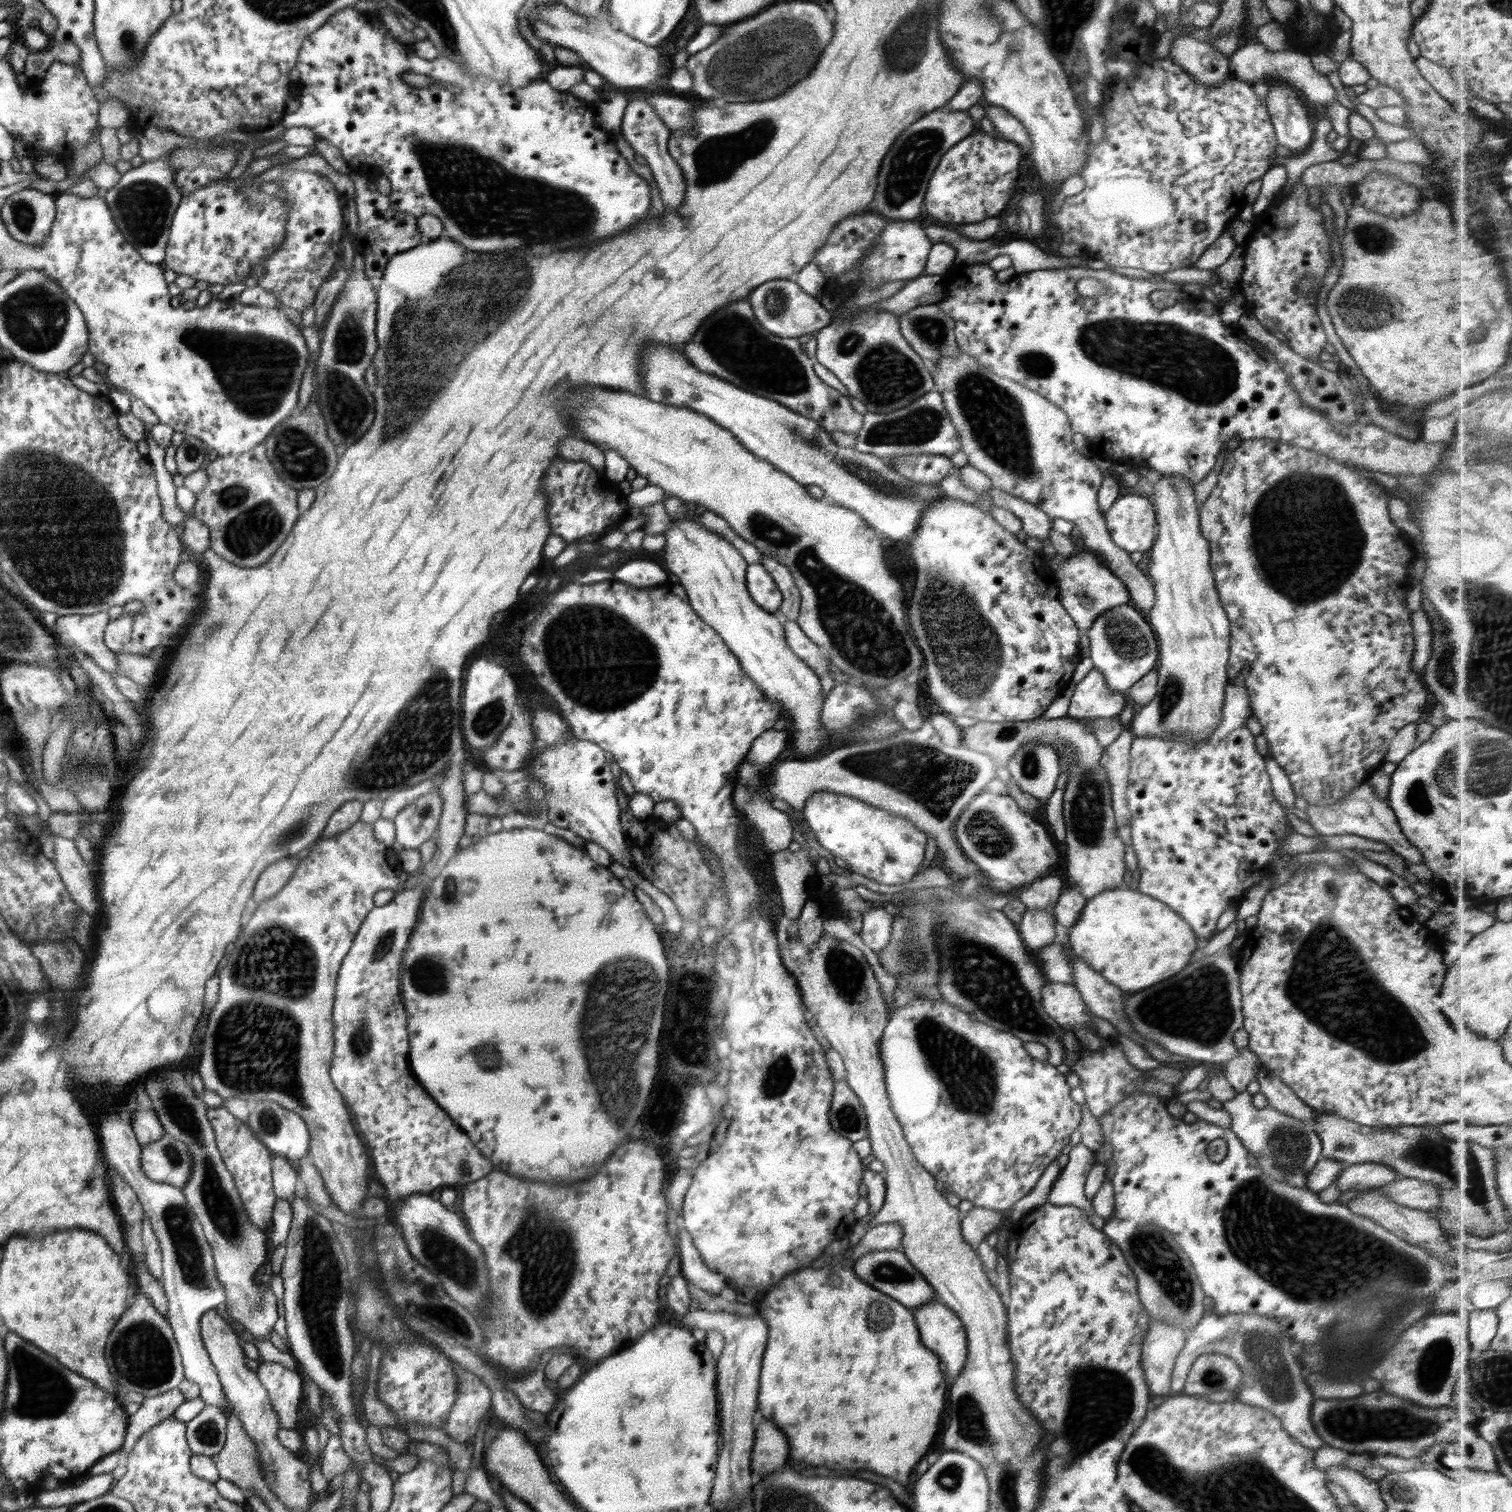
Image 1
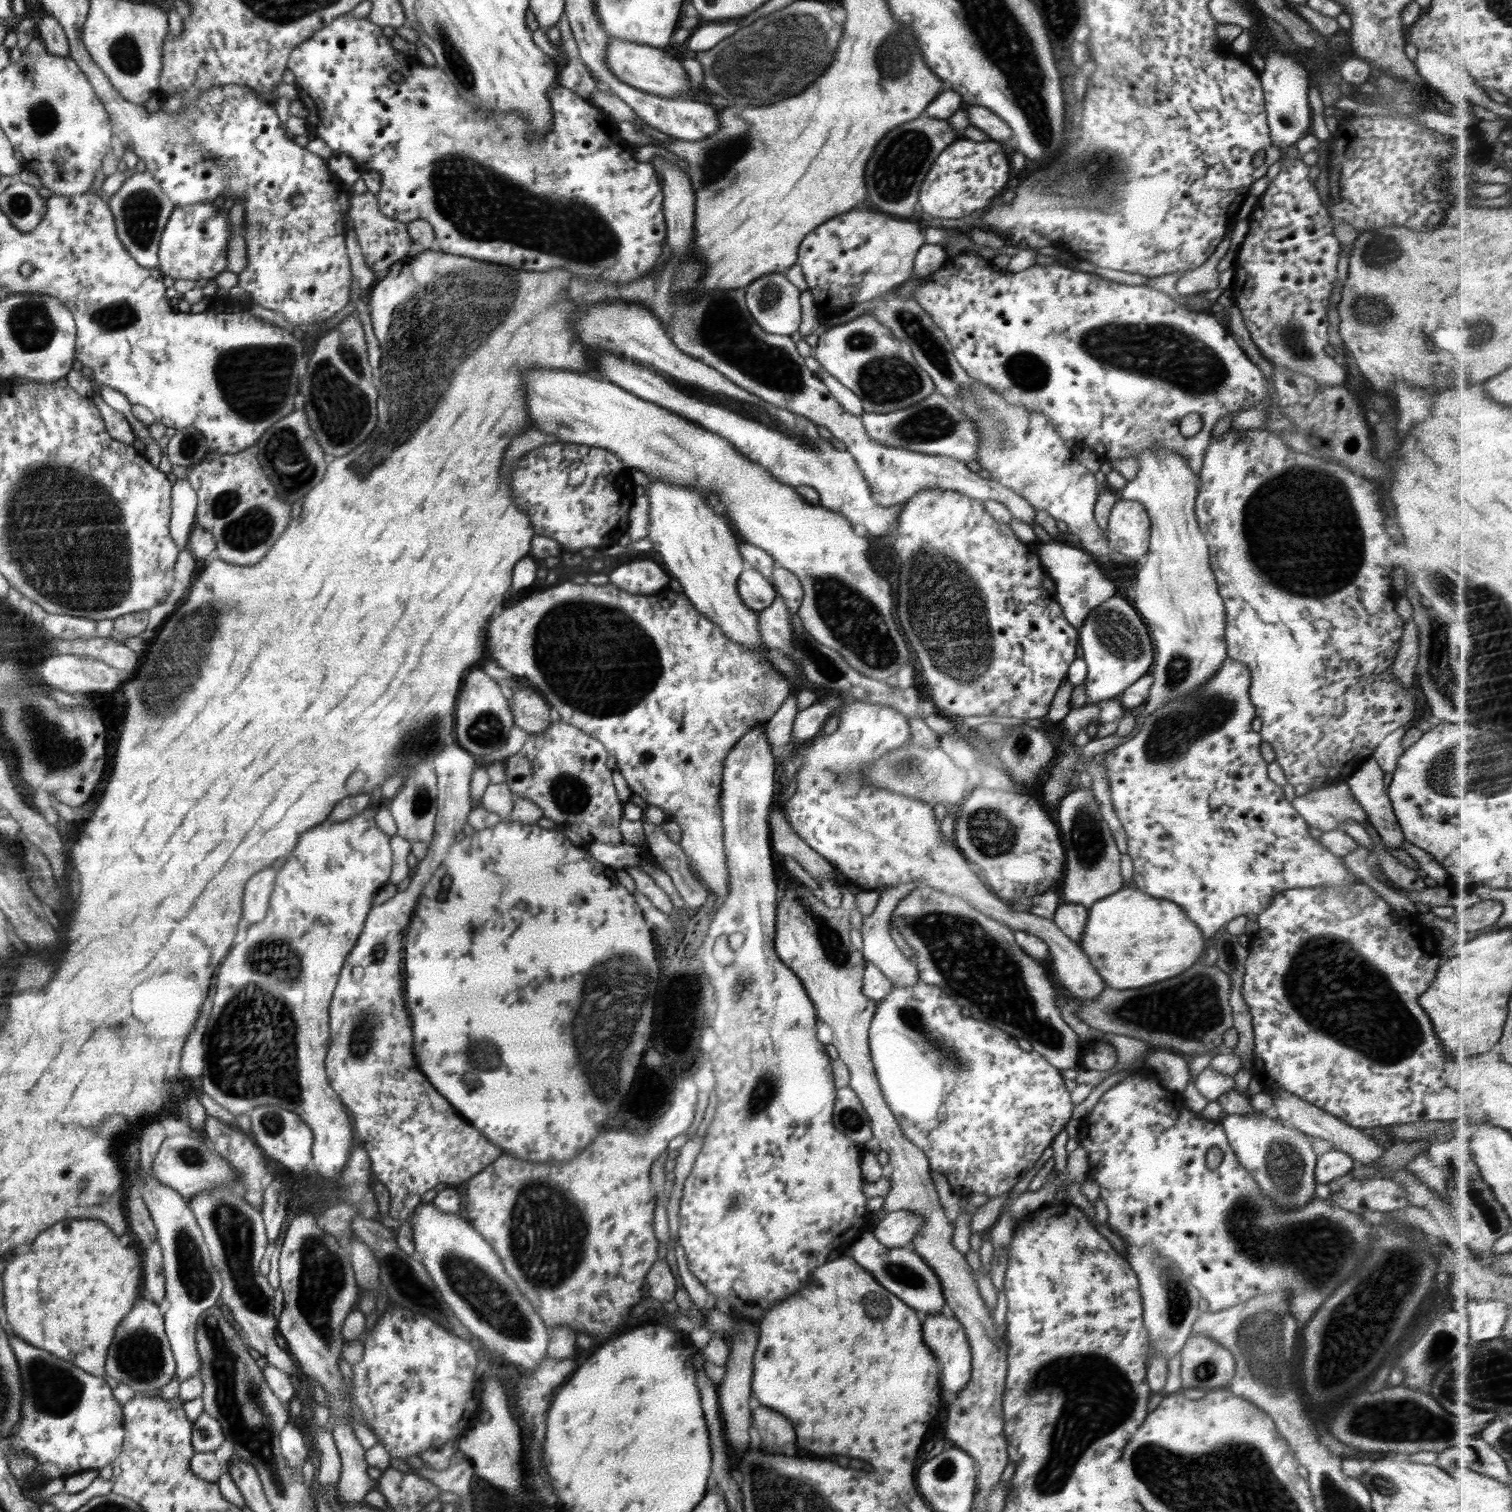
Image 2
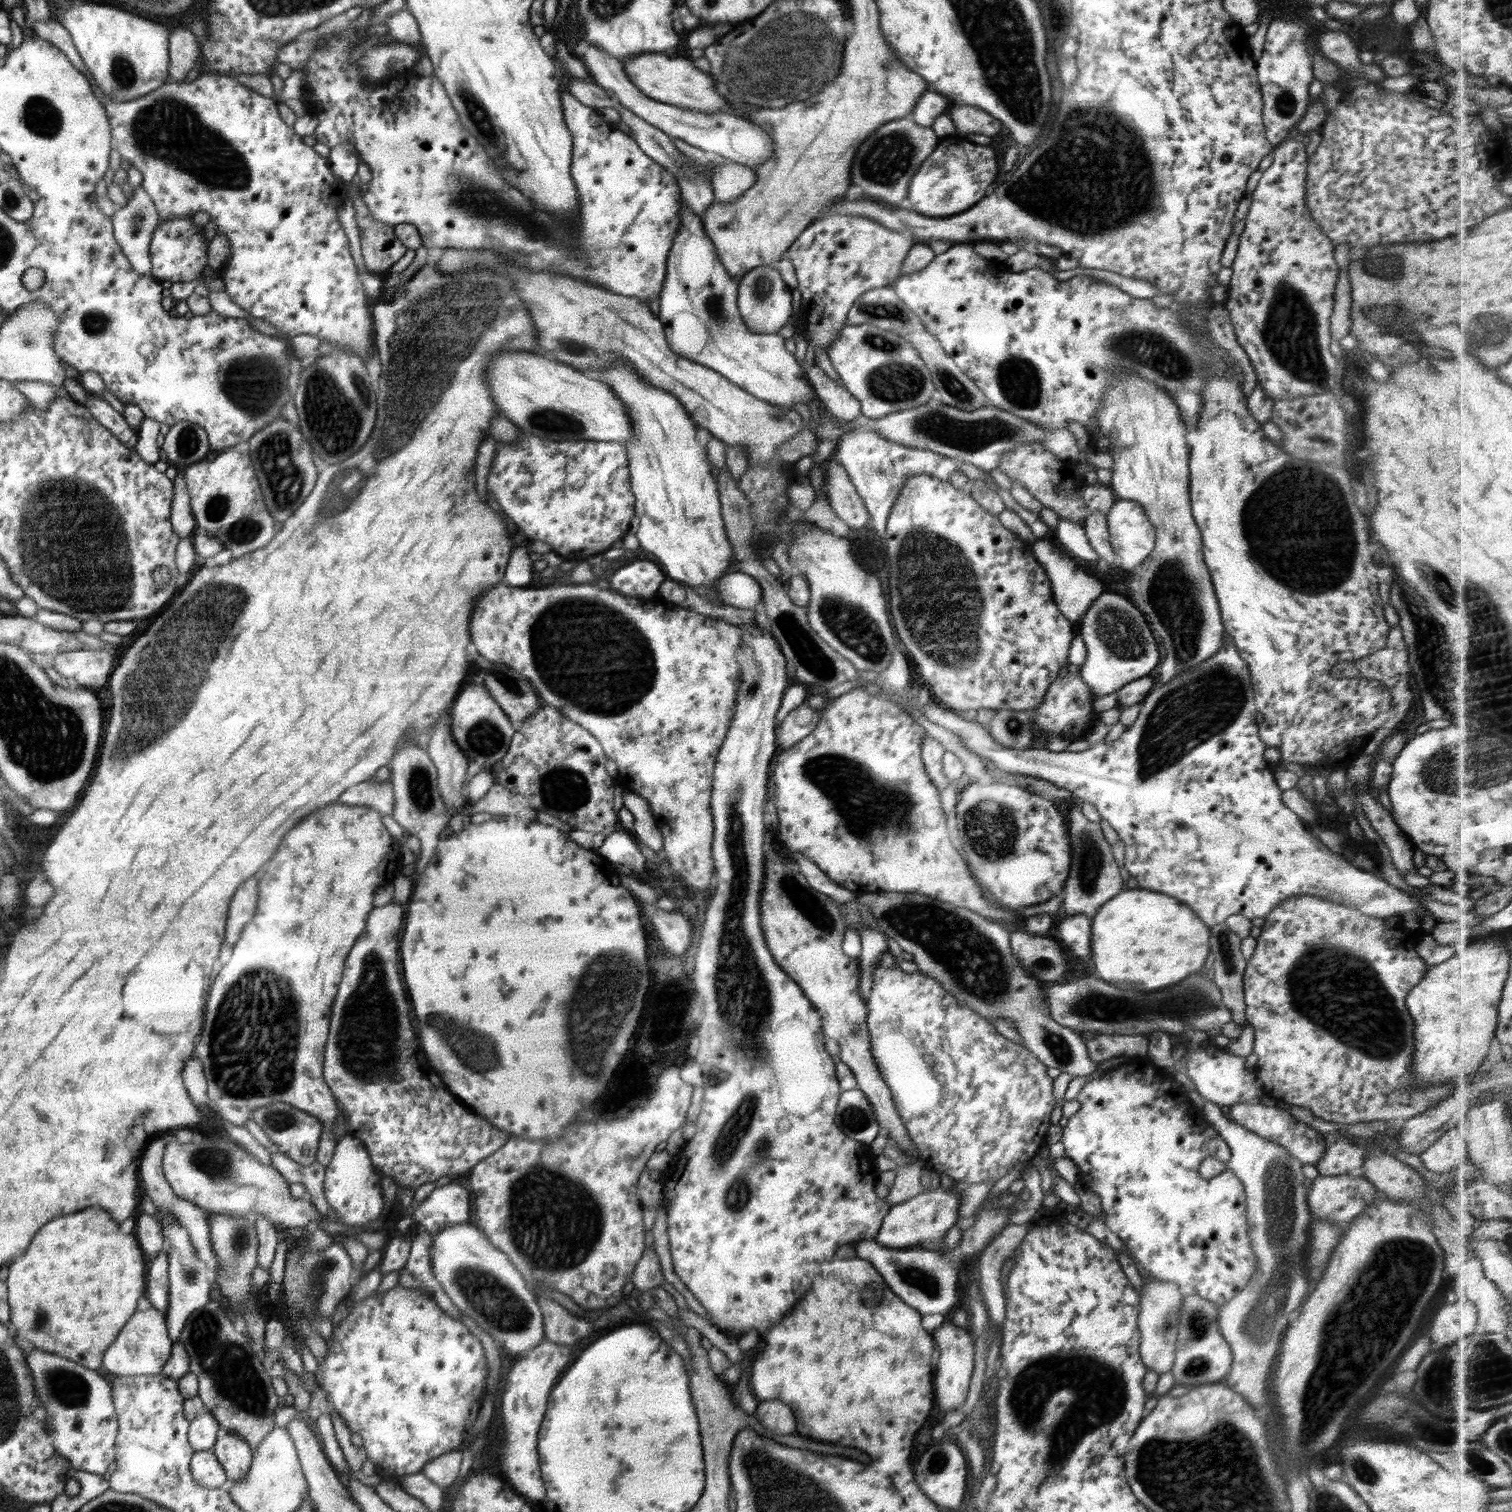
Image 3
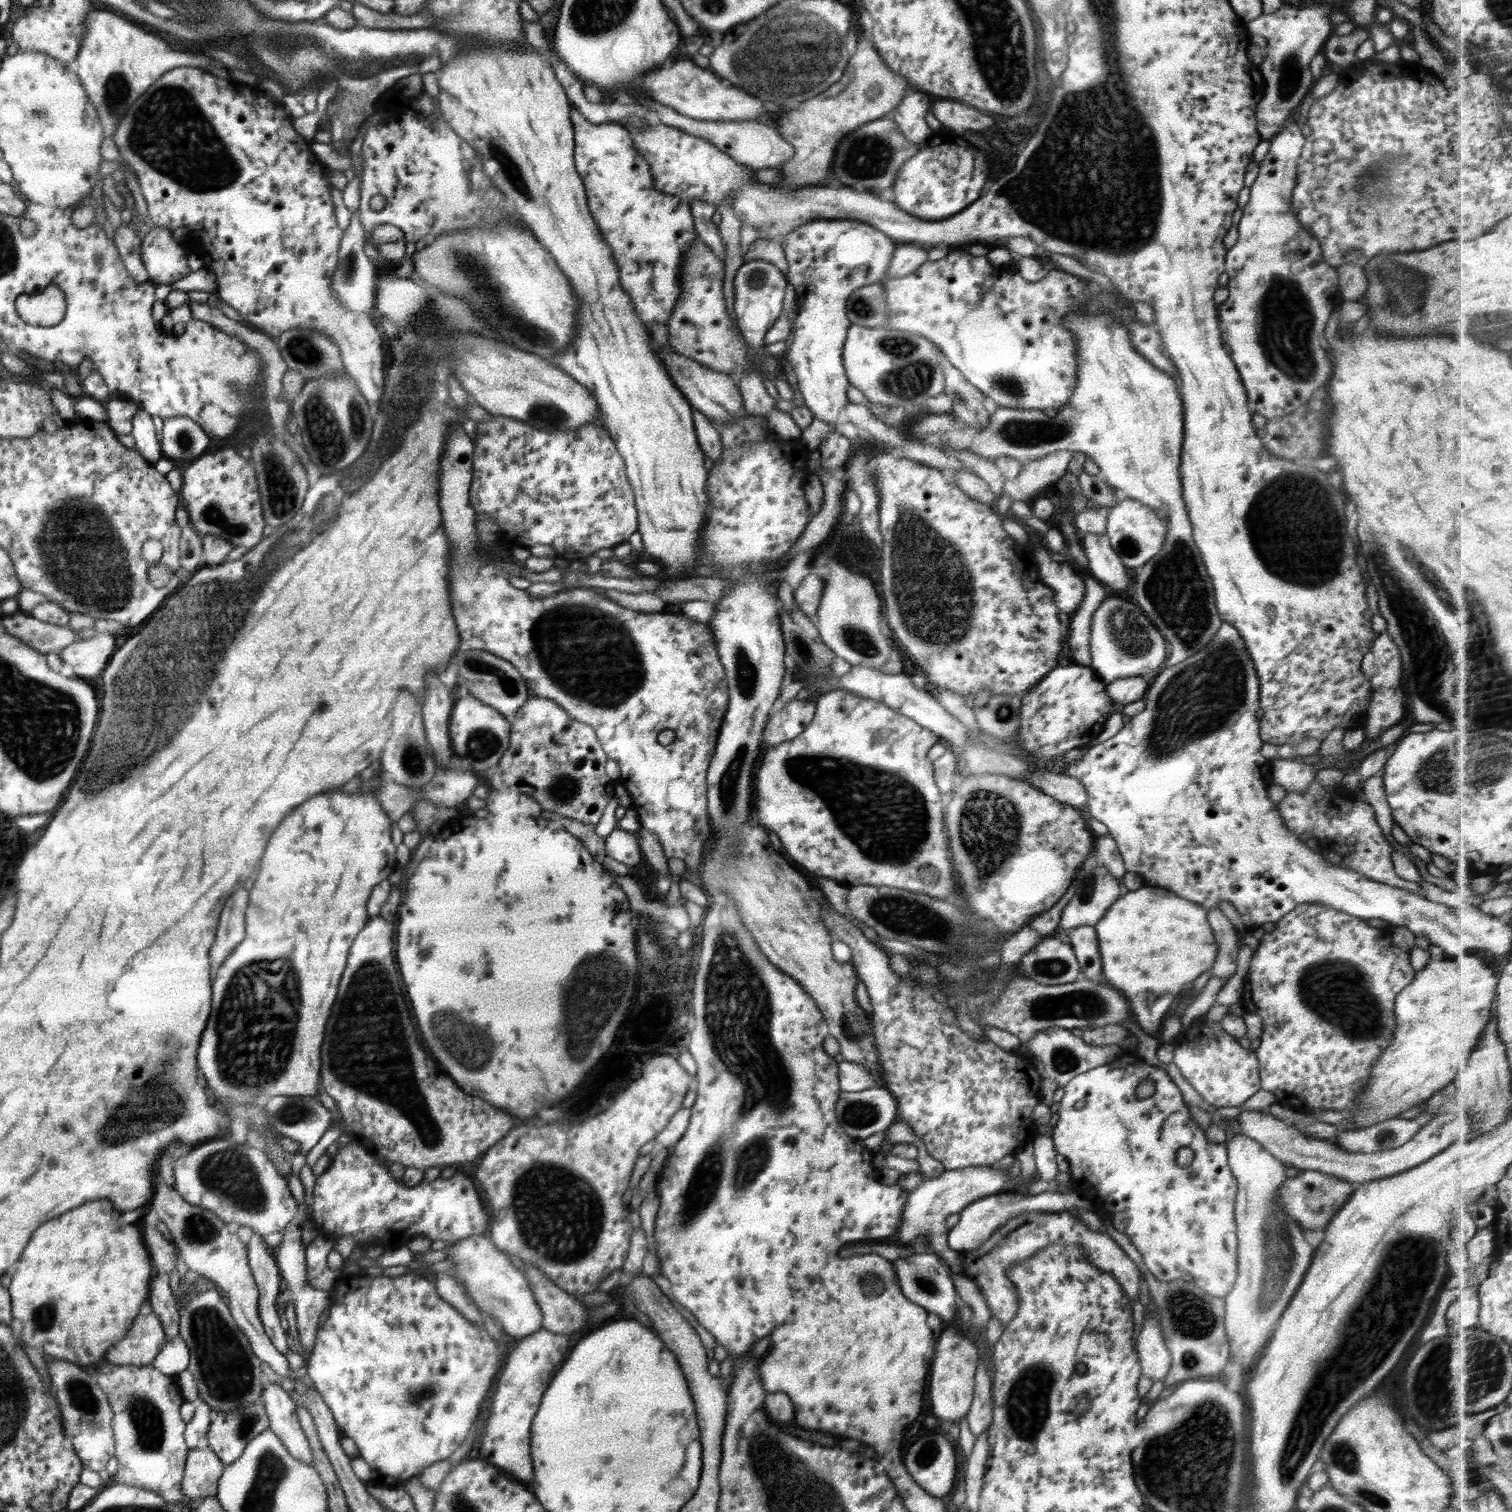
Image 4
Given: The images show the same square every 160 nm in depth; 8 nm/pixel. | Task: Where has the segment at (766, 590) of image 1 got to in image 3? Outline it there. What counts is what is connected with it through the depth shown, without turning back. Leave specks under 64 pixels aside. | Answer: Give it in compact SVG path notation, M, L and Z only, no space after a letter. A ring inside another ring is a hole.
M730 570L714 585L714 594L720 602L744 610L754 610L762 600L760 584L743 572Z

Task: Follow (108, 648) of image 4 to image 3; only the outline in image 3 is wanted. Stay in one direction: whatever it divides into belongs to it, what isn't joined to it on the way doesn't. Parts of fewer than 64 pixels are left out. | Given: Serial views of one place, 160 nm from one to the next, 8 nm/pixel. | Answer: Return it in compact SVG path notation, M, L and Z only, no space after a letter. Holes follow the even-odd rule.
M67 651L58 654L53 667L58 674L74 678L79 687L96 690L107 684L118 656L104 651Z

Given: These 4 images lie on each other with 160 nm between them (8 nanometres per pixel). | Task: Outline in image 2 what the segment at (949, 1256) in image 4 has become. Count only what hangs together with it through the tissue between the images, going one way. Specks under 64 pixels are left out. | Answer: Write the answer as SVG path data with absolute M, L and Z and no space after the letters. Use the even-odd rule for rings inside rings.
M909 1210L889 1212L872 1228L874 1236L888 1248L909 1248L910 1240L923 1225L923 1218Z

